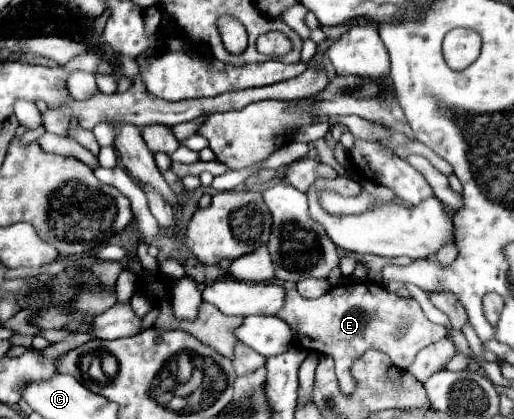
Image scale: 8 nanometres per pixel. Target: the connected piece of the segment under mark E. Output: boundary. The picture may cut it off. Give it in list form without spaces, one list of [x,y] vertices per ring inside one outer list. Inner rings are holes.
[[[371,281],[345,283],[339,287],[331,287],[331,291],[323,293],[317,299],[305,299],[297,293],[297,289],[289,287],[285,291],[283,309],[275,317],[281,317],[283,321],[287,321],[293,333],[293,343],[297,347],[333,357],[335,373],[339,379],[343,379],[341,383],[343,393],[353,391],[353,379],[351,379],[349,367],[363,351],[367,349],[383,351],[389,355],[393,365],[407,369],[423,347],[437,343],[439,339],[445,337],[445,327],[431,323],[423,315],[415,299],[405,299],[395,293],[389,293],[381,285]],[[403,319],[409,321],[409,327],[405,335],[397,339],[395,331],[399,329],[399,323]]]

